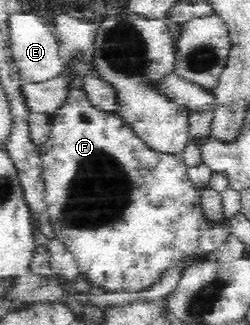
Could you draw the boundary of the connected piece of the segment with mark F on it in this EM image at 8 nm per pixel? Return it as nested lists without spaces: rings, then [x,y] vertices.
[[[72,89],[72,101],[64,105],[64,109],[56,109],[52,114],[52,129],[50,137],[38,146],[40,158],[42,159],[42,179],[44,182],[44,213],[48,214],[56,239],[62,241],[66,249],[74,254],[79,273],[93,286],[103,287],[108,292],[131,291],[137,292],[143,289],[150,289],[156,281],[160,282],[162,274],[172,265],[180,263],[186,255],[192,253],[208,253],[222,247],[231,235],[230,223],[224,217],[222,221],[208,221],[200,203],[200,192],[195,188],[187,174],[188,167],[180,154],[161,153],[150,149],[140,137],[133,131],[132,126],[124,121],[117,112],[107,112],[94,107],[84,89]]]

